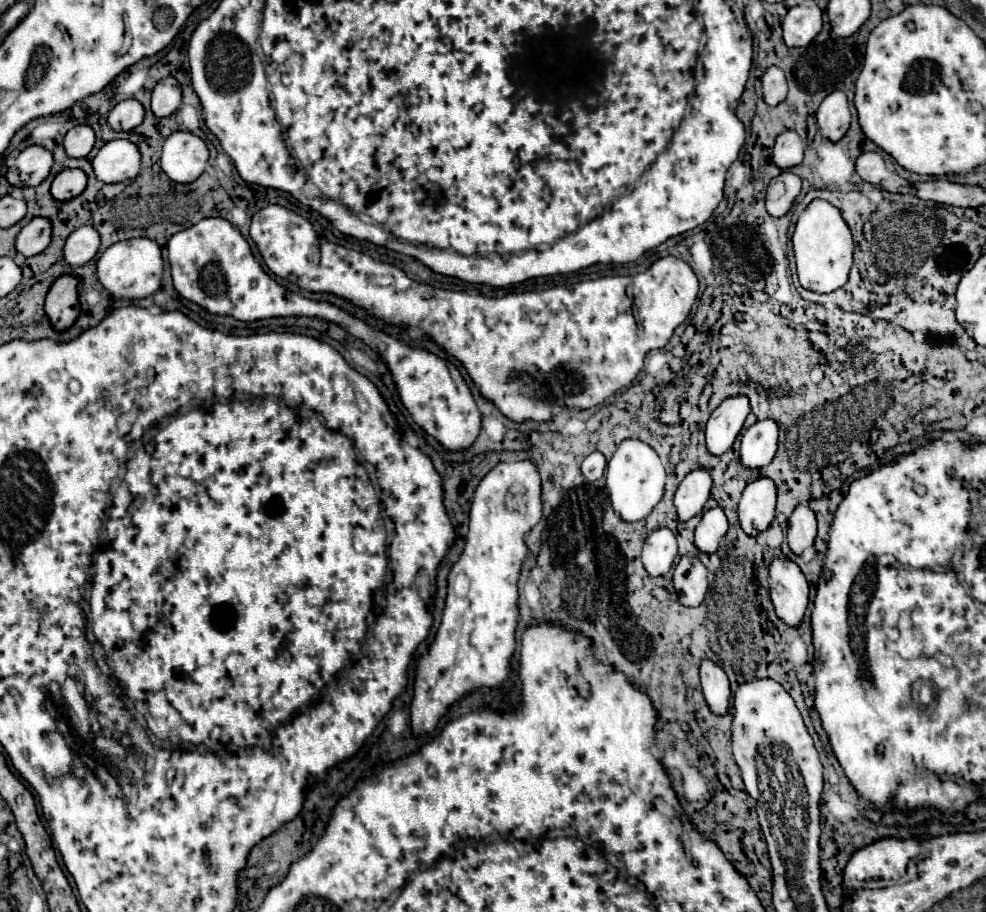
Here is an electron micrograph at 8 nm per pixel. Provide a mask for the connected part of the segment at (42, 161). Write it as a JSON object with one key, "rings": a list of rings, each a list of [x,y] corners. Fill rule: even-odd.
{"rings":[[[29,146],[25,148],[17,158],[13,168],[9,170],[7,178],[11,186],[39,186],[51,172],[53,166],[53,154],[43,146]],[[25,172],[29,178],[27,182],[21,182],[19,174]]]}

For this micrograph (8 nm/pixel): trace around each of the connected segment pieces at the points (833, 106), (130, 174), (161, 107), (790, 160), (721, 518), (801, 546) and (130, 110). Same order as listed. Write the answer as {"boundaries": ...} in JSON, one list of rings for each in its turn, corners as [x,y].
{"boundaries":[[[[841,90],[831,92],[817,110],[817,124],[829,140],[837,142],[845,136],[849,124],[851,124],[851,112],[847,96]]],[[[111,140],[93,158],[93,170],[105,184],[133,180],[141,170],[141,152],[129,140]]],[[[173,76],[157,82],[157,86],[153,88],[153,96],[151,96],[153,114],[157,118],[165,118],[165,116],[171,116],[179,106],[181,106],[179,82]]],[[[791,130],[783,132],[777,136],[775,148],[773,148],[773,162],[781,170],[789,170],[791,166],[801,164],[803,150],[805,150],[805,142],[799,138],[797,132],[791,132]]],[[[715,506],[703,512],[703,518],[695,530],[695,546],[711,554],[717,550],[725,534],[727,534],[727,516],[719,506]]],[[[799,504],[787,522],[787,540],[795,554],[801,554],[805,548],[813,546],[817,534],[815,512],[807,504]]],[[[123,100],[109,112],[109,126],[117,132],[133,130],[145,118],[143,104],[139,100]]]]}

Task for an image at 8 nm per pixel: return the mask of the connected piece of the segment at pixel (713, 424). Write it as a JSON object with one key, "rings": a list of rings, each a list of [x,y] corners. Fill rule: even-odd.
{"rings":[[[743,394],[725,398],[711,414],[707,422],[707,448],[711,454],[723,454],[731,448],[737,434],[741,432],[749,414],[749,400]]]}

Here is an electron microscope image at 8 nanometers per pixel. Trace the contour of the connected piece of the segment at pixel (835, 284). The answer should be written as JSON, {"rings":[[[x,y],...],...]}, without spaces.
{"rings":[[[813,200],[803,210],[795,226],[793,248],[795,248],[799,282],[805,290],[823,294],[823,292],[833,292],[847,282],[853,264],[853,236],[841,212],[827,200]]]}

